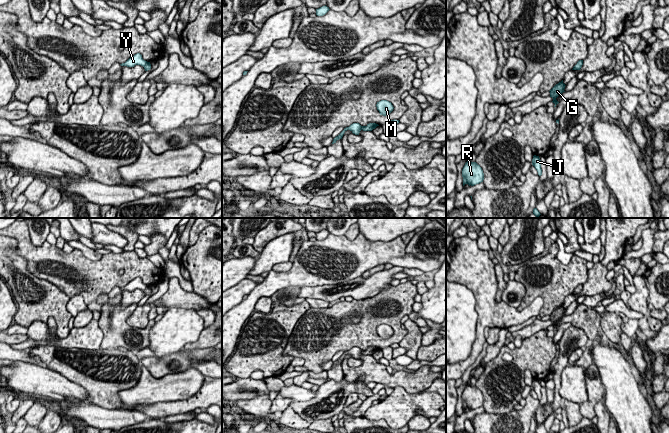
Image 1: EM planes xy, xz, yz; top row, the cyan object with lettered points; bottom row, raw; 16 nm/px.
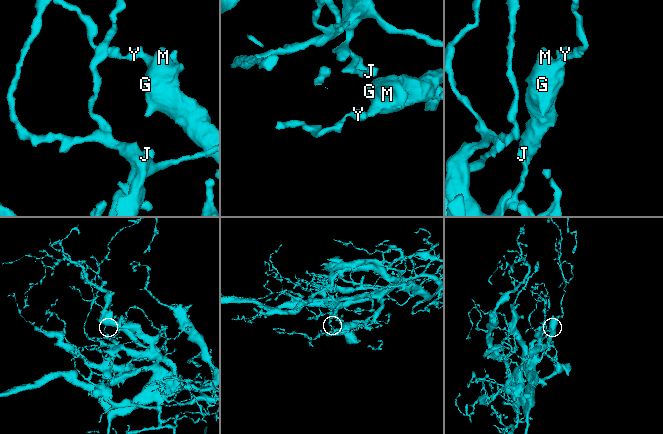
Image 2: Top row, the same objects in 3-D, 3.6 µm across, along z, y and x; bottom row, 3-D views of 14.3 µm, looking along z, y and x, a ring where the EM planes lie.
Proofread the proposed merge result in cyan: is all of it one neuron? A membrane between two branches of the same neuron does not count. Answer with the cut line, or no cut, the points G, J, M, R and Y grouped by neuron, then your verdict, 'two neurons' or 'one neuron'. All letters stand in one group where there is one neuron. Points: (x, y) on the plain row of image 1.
cut none; groups G J M R Y; one neuron

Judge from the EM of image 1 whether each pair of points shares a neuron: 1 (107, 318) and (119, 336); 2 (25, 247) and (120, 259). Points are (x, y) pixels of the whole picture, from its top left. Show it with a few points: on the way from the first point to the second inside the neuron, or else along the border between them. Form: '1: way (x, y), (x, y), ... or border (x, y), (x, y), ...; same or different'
1: way (111, 322), (116, 332); same
2: way (49, 258), (64, 261), (75, 267), (96, 267); same

